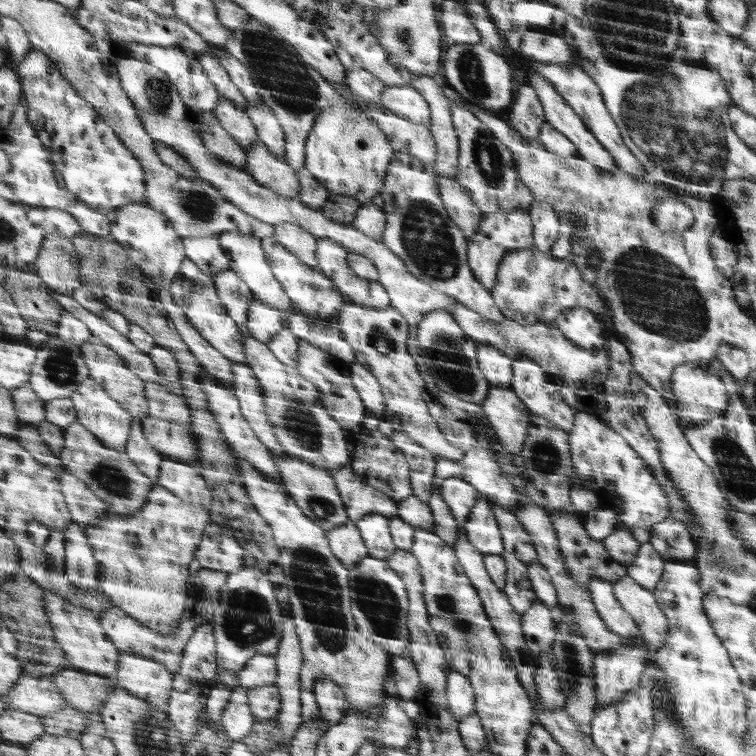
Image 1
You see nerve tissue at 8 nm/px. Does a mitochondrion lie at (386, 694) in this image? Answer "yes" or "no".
no

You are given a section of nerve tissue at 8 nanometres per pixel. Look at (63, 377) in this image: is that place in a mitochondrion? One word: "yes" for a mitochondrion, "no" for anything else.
yes

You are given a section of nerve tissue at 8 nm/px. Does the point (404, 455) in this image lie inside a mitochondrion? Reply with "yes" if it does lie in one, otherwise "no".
no

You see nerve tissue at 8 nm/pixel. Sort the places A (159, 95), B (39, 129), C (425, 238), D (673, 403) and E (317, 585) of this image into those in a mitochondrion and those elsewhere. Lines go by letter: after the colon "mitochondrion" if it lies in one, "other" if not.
A: mitochondrion
B: other
C: mitochondrion
D: other
E: mitochondrion

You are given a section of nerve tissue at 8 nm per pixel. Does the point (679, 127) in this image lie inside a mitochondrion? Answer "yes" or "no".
yes

